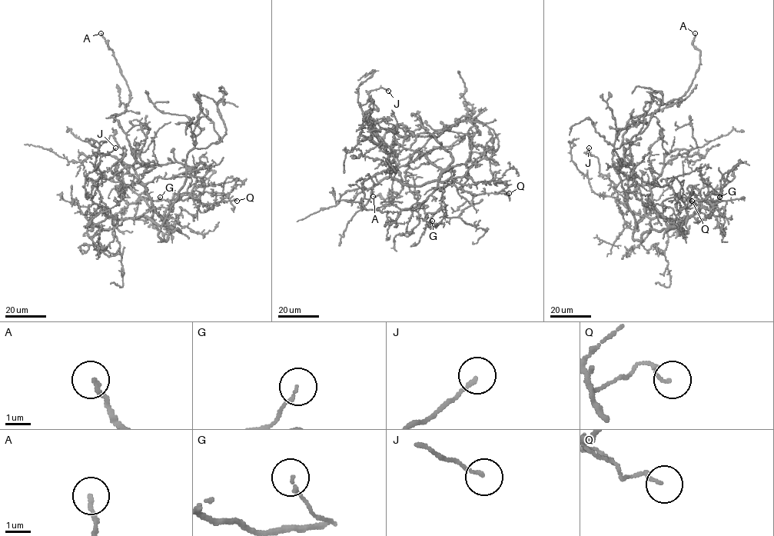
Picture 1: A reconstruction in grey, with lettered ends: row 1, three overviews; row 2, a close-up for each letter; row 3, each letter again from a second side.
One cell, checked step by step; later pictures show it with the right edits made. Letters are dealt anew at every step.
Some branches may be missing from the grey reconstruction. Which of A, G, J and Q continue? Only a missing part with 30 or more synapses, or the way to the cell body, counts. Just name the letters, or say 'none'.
none

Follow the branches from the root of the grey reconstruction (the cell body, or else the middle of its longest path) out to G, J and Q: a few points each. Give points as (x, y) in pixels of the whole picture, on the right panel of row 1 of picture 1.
G: (645, 182), (655, 208), (671, 226), (685, 222), (686, 208), (695, 201), (718, 201), (719, 197)
J: (645, 182), (633, 166), (630, 174), (616, 185), (607, 175), (599, 172), (598, 158), (586, 154), (589, 148)
Q: (645, 182), (655, 208), (668, 225), (685, 222), (687, 211), (682, 199), (692, 191), (688, 201), (692, 201)

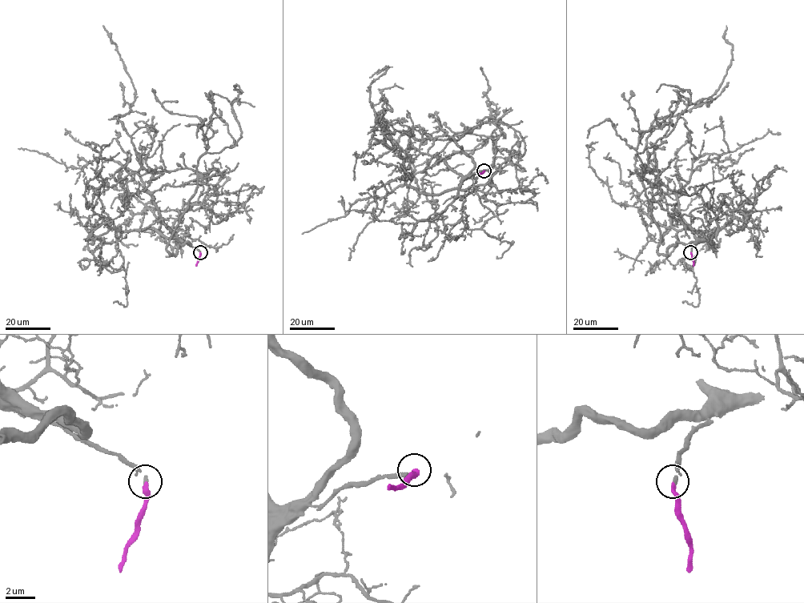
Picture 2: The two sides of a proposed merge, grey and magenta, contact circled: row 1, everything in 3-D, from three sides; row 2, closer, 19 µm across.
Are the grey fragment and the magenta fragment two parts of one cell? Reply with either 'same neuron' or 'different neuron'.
same neuron

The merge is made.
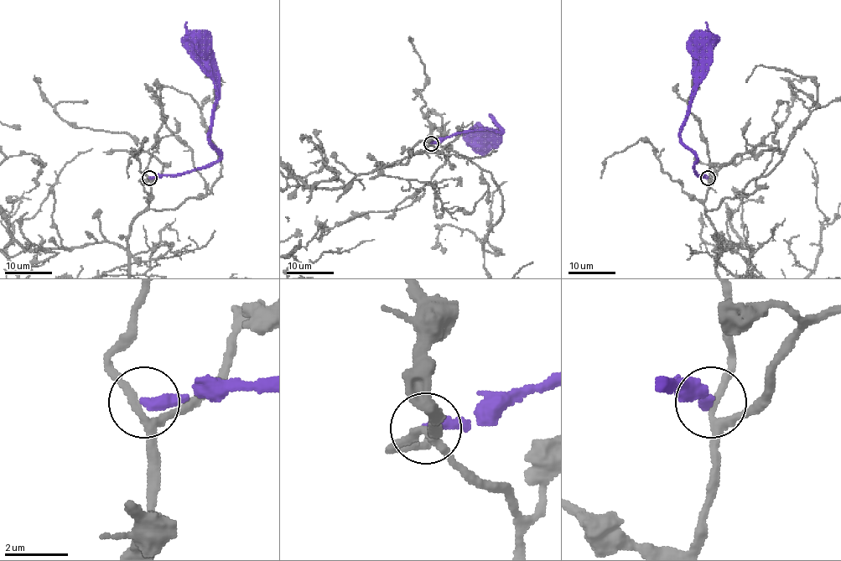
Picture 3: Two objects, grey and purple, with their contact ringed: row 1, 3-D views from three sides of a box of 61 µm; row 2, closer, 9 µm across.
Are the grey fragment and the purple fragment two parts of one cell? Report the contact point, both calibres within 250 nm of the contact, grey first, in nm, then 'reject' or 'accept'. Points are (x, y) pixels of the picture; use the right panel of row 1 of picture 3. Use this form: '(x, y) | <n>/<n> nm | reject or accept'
(708, 178) | 190/340 nm | reject

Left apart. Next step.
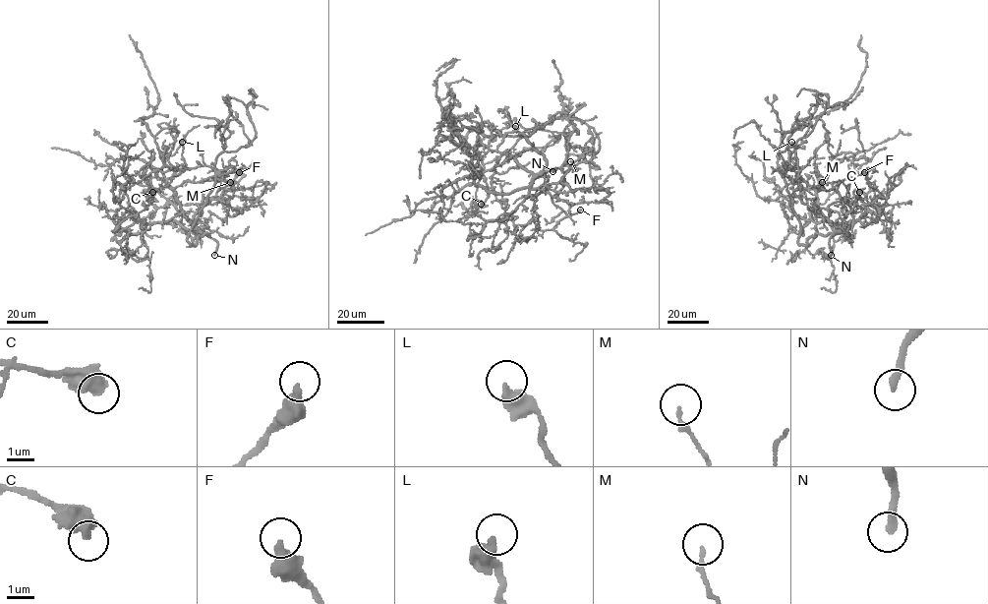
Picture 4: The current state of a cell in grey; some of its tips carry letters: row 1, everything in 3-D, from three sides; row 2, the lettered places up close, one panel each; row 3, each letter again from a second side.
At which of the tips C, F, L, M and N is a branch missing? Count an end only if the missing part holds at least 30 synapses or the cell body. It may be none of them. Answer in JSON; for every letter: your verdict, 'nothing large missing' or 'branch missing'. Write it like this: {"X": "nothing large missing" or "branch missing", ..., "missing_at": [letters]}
{"C": "nothing large missing", "F": "nothing large missing", "L": "nothing large missing", "M": "nothing large missing", "N": "branch missing", "missing_at": ["N"]}

